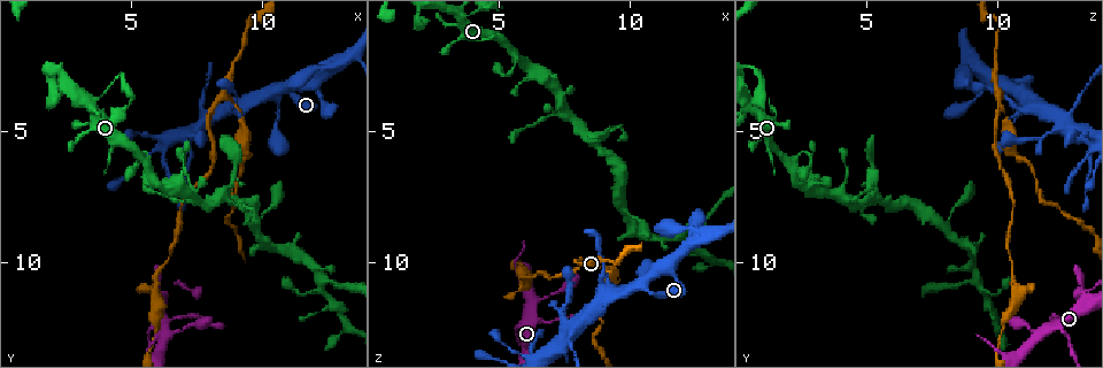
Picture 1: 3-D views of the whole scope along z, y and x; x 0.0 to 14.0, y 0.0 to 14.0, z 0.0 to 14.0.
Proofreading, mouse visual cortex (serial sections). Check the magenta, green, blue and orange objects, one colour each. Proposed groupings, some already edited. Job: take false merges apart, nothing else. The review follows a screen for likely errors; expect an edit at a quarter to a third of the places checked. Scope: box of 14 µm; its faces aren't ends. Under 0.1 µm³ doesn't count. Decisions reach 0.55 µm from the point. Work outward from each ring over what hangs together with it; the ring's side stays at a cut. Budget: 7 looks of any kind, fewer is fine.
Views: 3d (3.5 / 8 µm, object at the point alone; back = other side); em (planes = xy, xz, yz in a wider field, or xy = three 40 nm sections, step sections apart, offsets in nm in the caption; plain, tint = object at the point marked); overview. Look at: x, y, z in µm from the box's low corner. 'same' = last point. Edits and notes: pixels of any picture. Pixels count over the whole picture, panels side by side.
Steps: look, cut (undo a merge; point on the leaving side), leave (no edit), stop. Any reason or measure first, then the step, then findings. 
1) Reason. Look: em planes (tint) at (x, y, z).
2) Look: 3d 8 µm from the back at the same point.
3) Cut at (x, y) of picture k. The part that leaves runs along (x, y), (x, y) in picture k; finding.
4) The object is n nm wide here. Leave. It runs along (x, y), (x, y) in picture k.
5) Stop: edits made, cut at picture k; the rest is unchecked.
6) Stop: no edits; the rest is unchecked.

Sudden change in width. Look: 3d 3.5 µm at (9.8, 8.7, 8.0).

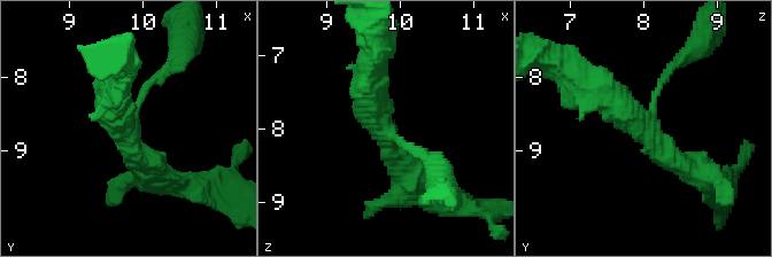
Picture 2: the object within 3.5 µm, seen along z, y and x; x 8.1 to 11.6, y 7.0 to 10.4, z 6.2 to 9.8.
3 arms meet here; the arms are 100, 300, 400 nm wide; need the tissue. Look: em xy step 2 (tint) at (9.70, 8.65, 8.00).

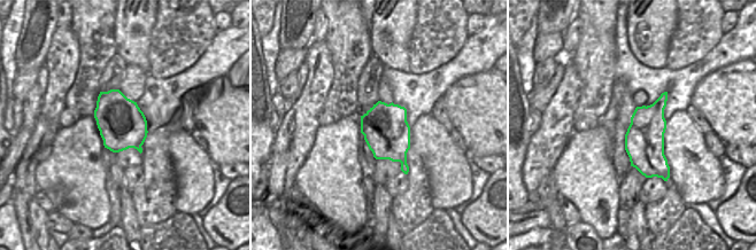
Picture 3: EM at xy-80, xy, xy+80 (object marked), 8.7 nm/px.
Leave. Continuous, no second cell.

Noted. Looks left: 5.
Two arms in line, one across. Look: 3d 3.5 µm at (12.3, 10.6, 9.2).

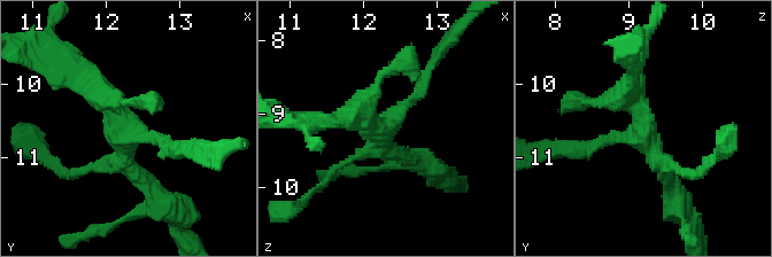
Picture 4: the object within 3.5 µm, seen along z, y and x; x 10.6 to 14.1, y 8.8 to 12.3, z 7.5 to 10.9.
Shape alone is not enough. Look: em xy step 5 (tint) at (12.30, 10.70, 9.20).

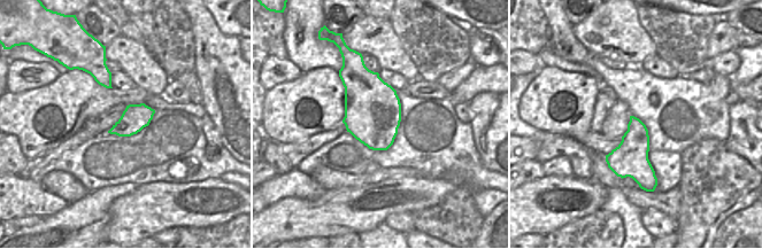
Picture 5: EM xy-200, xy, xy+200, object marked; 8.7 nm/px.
Look: em xy step 3 (tint) at the same point.

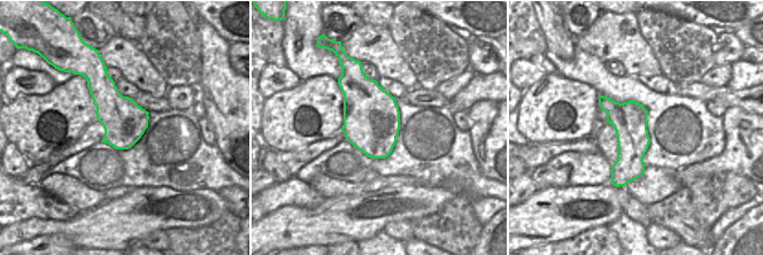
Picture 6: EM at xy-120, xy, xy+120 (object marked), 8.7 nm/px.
Cut at (431, 64) of picture 4. The part that leaves runs along (411, 100), (457, 30) in picture 4; a second cell is stuck on.

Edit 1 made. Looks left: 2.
Stop: edits made, cut at picture 4; the rest is unchecked.

